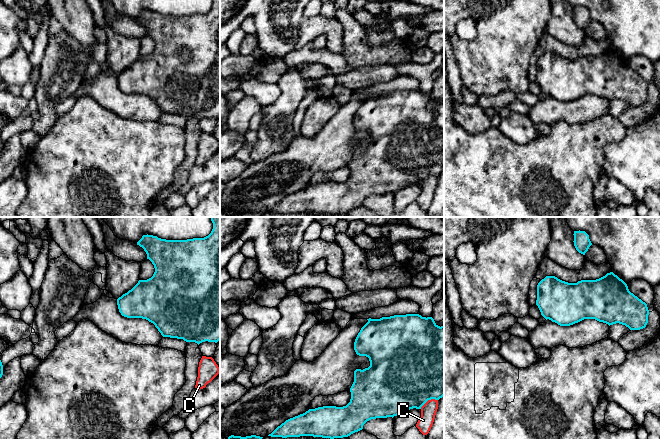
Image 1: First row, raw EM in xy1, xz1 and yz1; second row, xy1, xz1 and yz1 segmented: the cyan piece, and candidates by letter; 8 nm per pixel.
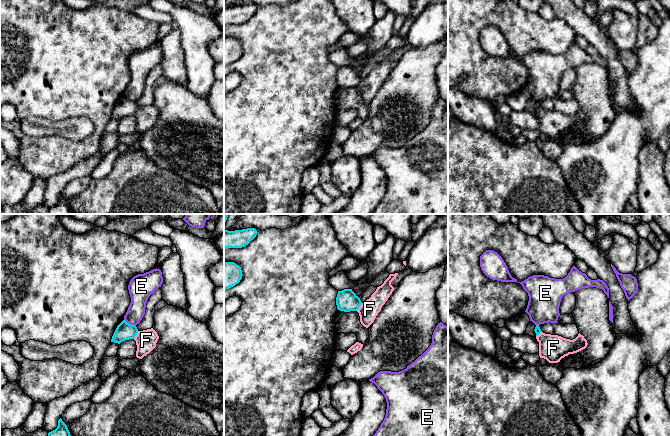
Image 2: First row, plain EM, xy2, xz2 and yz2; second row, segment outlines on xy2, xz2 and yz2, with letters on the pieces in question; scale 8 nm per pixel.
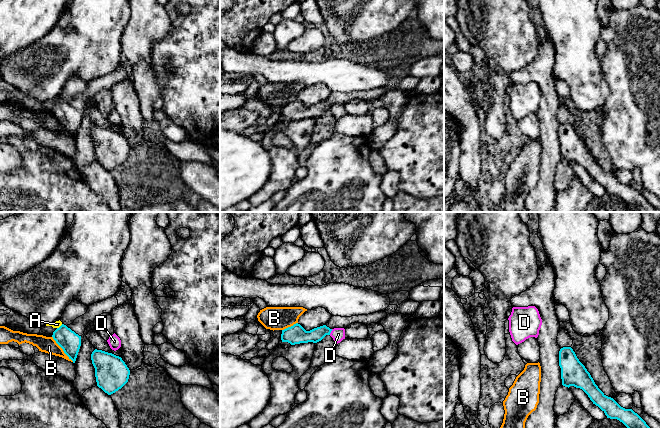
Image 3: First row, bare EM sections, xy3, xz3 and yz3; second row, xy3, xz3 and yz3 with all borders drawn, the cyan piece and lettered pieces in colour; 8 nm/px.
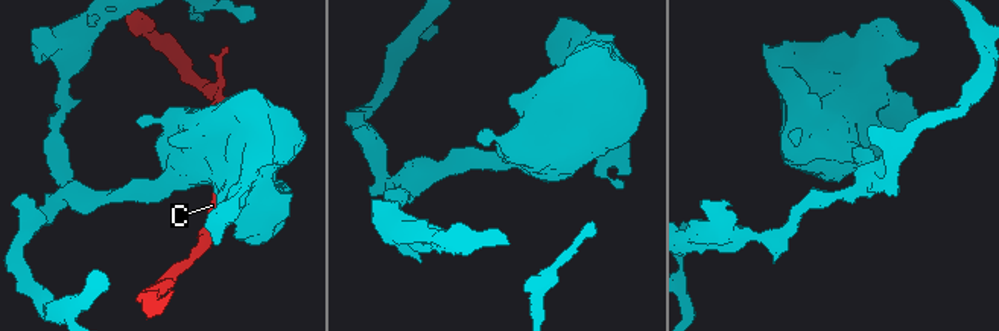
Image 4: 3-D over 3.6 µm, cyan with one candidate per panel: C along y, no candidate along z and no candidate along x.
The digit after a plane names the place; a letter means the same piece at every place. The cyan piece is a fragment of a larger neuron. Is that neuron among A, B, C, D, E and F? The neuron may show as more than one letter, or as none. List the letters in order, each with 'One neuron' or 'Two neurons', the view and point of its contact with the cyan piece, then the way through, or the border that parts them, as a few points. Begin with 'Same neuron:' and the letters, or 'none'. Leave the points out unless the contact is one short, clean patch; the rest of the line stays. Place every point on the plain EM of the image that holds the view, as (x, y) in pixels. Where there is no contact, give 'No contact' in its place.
Same neuron: A
A: One neuron. Touches cyan at xy3 (60, 102). Path across: xy3 (68, 116), (62, 110), (60, 102), (57, 100)
B: Two neurons. Touches cyan at xy3 (62, 124). Boundary: xy3 (52, 112), (55, 118), (73, 137)
C: Two neurons. Touches cyan at xz1 (428, 175)
D: Two neurons. Touches cyan at xz3 (330, 108). Boundary: xz3 (332, 105), (329, 110)
E: Two neurons. Touches cyan at xy2 (130, 100). Boundary: xy2 (124, 95), (135, 102)
F: Two neurons. Touches cyan at xy2 (136, 110). Boundary: xy2 (138, 107), (133, 114)

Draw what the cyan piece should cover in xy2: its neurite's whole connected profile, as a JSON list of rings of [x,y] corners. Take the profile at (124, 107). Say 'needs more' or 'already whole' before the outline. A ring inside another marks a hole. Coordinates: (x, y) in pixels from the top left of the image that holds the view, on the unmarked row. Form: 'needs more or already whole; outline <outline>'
already whole; outline [[[123,96],[116,104],[111,118],[120,120],[121,118],[129,115],[134,115],[138,109],[138,105],[135,101],[131,101]]]

